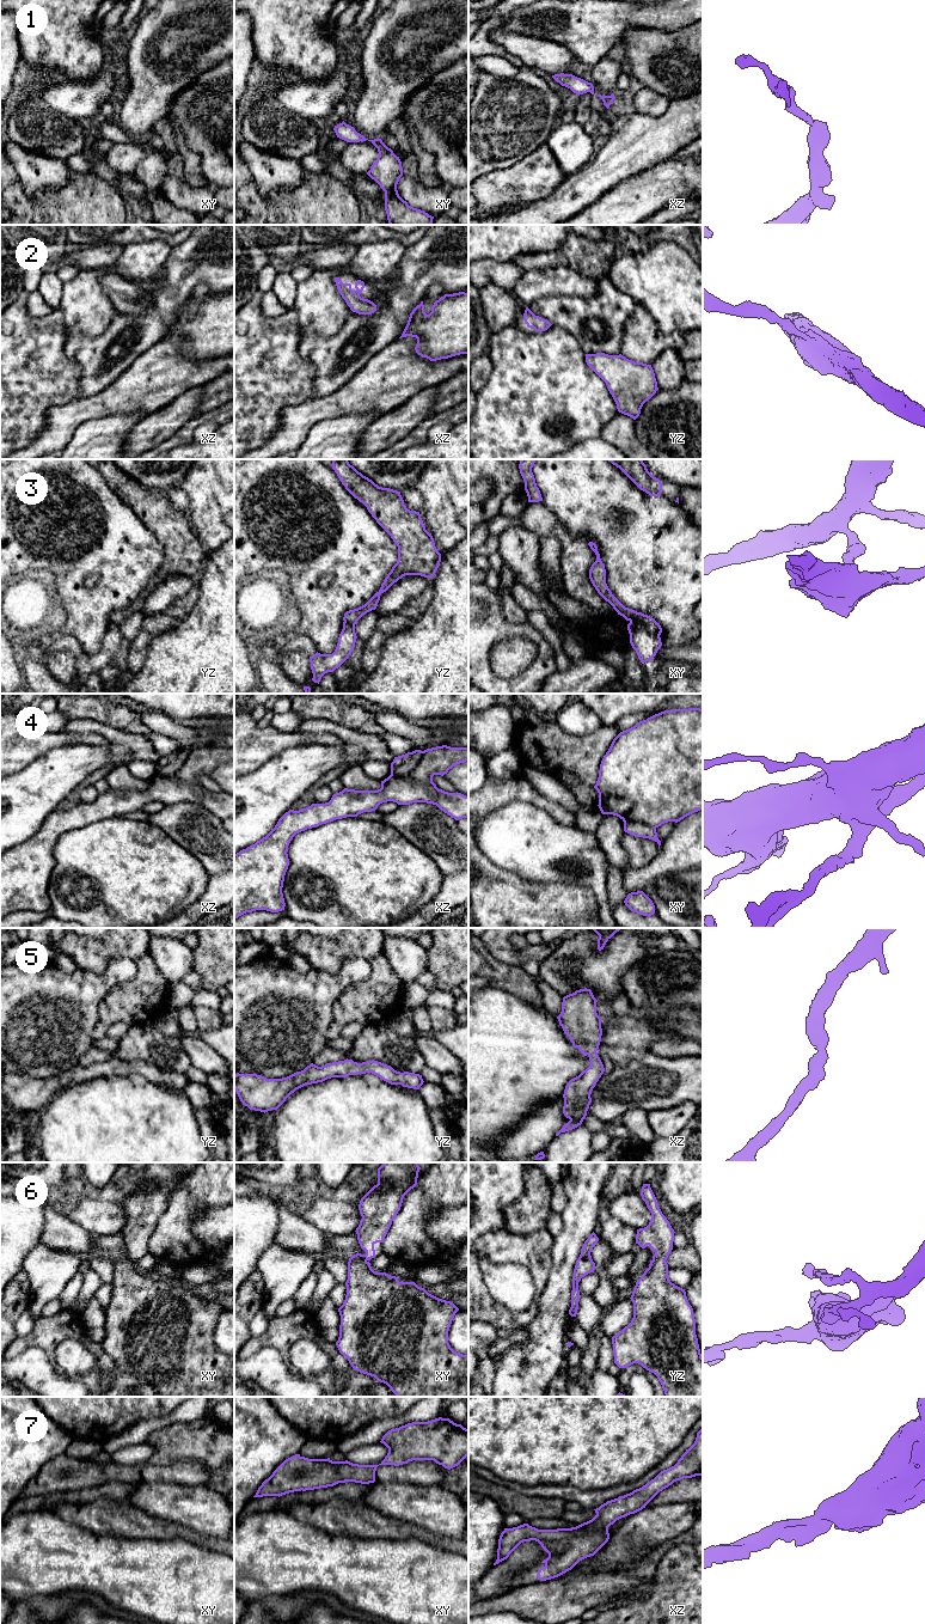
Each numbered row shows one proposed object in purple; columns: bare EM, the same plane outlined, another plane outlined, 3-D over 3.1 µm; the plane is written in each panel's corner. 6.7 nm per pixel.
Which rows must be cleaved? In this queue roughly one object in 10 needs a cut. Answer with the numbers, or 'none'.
3, 4

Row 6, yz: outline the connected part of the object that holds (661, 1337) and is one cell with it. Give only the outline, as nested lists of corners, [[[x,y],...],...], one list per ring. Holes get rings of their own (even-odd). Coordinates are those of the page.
[[[643,1184],[641,1196],[651,1213],[651,1220],[647,1227],[637,1229],[636,1244],[642,1248],[649,1246],[655,1254],[630,1298],[633,1302],[631,1323],[612,1337],[614,1363],[619,1368],[638,1363],[654,1373],[666,1397],[703,1397],[703,1356],[696,1335],[693,1308],[685,1289],[672,1283],[668,1277],[666,1260],[673,1250],[675,1232],[662,1214],[650,1184]]]

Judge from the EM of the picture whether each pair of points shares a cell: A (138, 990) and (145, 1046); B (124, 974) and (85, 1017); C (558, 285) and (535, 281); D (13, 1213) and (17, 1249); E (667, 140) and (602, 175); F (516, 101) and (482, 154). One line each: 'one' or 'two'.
A: two
B: one
C: one
D: one
E: one
F: one

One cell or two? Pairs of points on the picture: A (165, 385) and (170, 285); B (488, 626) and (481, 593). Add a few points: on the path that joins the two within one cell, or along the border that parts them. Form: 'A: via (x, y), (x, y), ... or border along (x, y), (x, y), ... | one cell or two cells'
A: border along (164, 337), (141, 354) | two cells
B: via (491, 617), (491, 604), (489, 602) | one cell

